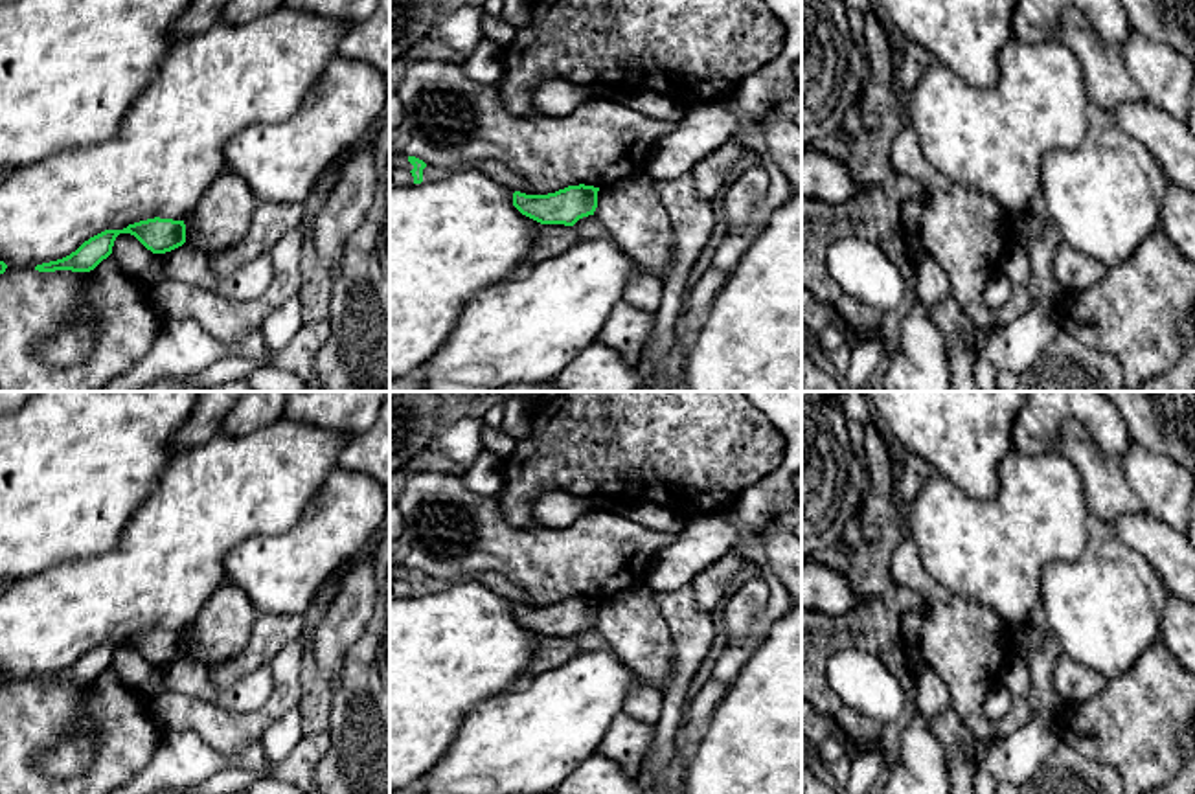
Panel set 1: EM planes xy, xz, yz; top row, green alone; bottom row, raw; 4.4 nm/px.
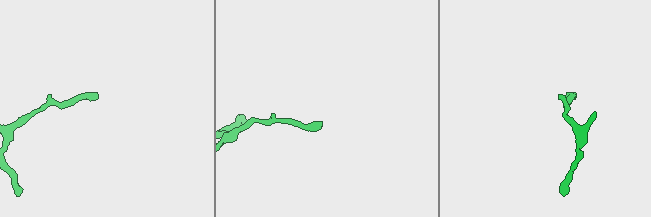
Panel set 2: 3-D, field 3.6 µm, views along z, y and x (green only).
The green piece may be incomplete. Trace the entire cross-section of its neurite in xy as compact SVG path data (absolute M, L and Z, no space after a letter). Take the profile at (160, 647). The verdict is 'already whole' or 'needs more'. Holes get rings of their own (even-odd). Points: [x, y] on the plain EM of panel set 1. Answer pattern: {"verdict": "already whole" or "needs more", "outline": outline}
{"verdict": "already whole", "outline": "M154 629L154 630L129 636L123 641L105 641L90 649L88 652L85 652L70 667L57 673L37 676L35 682L39 684L55 684L55 682L90 684L112 665L114 652L120 645L134 647L153 665L165 665L186 654L184 632Z"}

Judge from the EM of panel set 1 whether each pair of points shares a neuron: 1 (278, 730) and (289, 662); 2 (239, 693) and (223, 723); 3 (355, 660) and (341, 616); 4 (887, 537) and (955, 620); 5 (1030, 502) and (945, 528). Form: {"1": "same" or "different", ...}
{"1": "different", "2": "different", "3": "different", "4": "different", "5": "same"}

